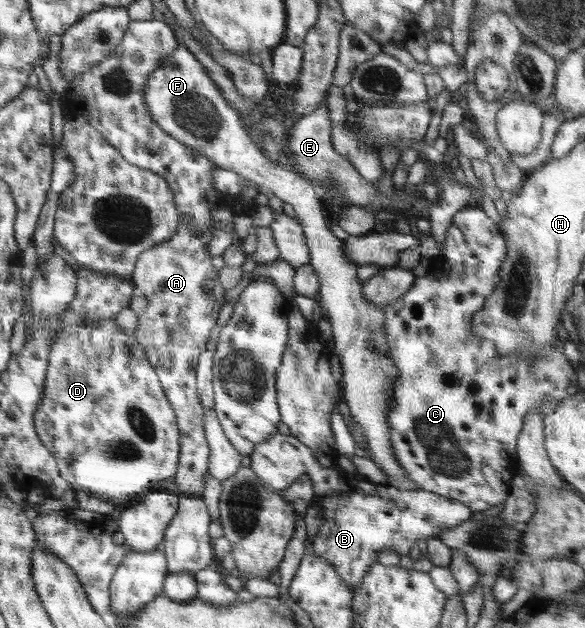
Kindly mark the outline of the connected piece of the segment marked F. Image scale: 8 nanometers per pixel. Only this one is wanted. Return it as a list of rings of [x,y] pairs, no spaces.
[[[177,47],[161,67],[151,73],[145,87],[145,102],[152,119],[165,134],[195,149],[213,164],[234,171],[239,176],[271,191],[282,201],[290,203],[306,237],[310,259],[307,264],[319,277],[319,303],[325,313],[341,365],[342,396],[350,413],[363,429],[363,439],[369,447],[369,457],[399,491],[415,491],[417,486],[407,478],[407,472],[395,460],[387,413],[391,411],[391,389],[399,377],[399,369],[389,359],[389,346],[385,338],[385,310],[365,300],[364,283],[357,278],[357,268],[346,253],[343,240],[329,229],[321,210],[320,188],[303,178],[289,164],[272,163],[252,142],[242,119],[223,98],[219,86],[209,78],[206,68],[187,47]]]

